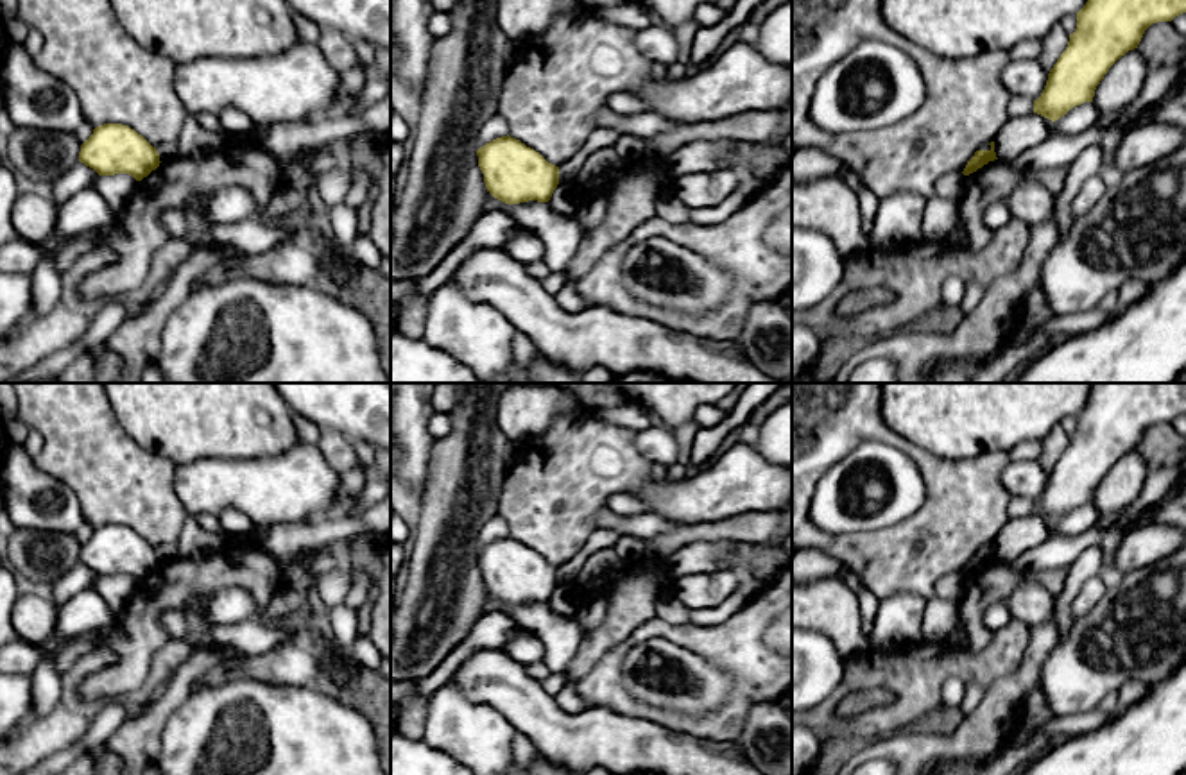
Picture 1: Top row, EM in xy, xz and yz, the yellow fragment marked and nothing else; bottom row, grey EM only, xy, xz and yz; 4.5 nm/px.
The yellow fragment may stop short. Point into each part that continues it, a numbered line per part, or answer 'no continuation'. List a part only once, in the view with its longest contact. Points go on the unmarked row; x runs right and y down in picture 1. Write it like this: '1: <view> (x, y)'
no continuation

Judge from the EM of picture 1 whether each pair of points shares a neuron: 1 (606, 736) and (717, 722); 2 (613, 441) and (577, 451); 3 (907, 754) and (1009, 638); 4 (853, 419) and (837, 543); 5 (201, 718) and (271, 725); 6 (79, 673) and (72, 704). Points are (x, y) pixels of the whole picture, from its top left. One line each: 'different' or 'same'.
1: different
2: same
3: different
4: same
5: same
6: same

